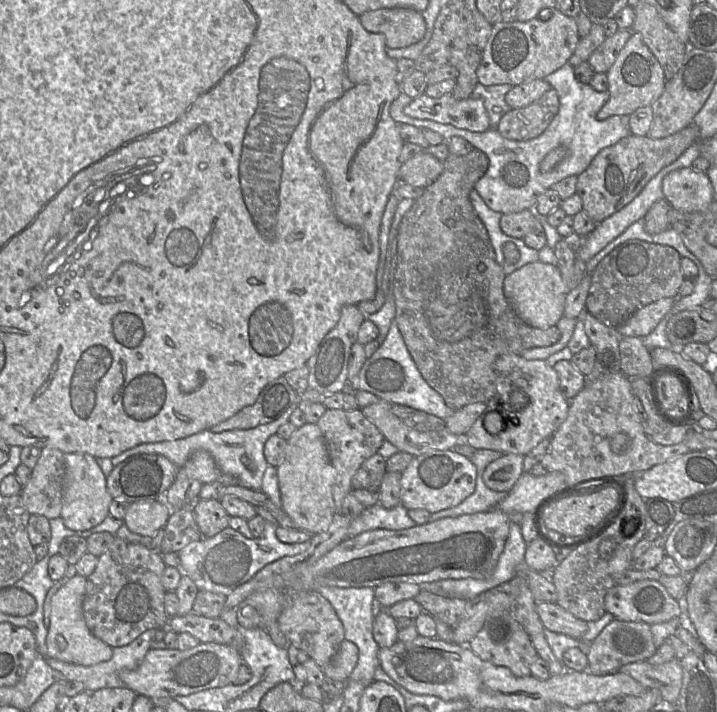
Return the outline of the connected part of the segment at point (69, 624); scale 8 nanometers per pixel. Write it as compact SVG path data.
M75 575L67 578L50 600L48 633L45 640L46 658L92 666L108 661L112 657L112 647L95 637L86 625L83 615L83 600L86 592L87 577Z

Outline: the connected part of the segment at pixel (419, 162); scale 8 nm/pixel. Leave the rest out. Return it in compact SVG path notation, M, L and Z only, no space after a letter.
M424 152L402 163L399 179L415 187L425 189L441 175L443 169L444 160Z

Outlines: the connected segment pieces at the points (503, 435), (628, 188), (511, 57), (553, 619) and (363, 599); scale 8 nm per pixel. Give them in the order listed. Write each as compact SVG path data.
M506 354L496 360L495 370L498 373L496 394L499 394L499 399L504 397L502 412L493 421L492 415L485 422L484 415L478 418L466 433L468 445L474 449L490 449L502 454L513 453L525 456L542 441L549 440L566 420L569 413L569 400L561 391L558 373L545 360L528 360L522 355Z
M690 125L673 135L661 139L631 134L616 144L602 149L594 157L587 169L577 176L576 194L582 199L582 211L597 224L602 222L629 204L663 168L675 162L689 147L699 142L701 142L699 128Z
M555 8L548 20L536 17L525 22L496 23L482 49L476 71L478 83L518 86L534 79L544 79L568 63L579 40L575 21Z
M538 603L536 610L545 629L552 632L581 639L588 630L588 622L575 617L556 603Z
M323 586L318 591L326 598L344 627L344 639L353 642L359 650L358 662L350 675L350 680L367 685L374 681L375 671L379 668L379 650L377 642L373 638L373 623L377 612L382 608L375 599L375 591L372 587L341 588L336 586Z

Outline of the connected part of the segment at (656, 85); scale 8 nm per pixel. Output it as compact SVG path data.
M633 30L631 32L631 37L616 61L606 72L609 99L597 113L597 119L600 121L611 116L629 116L639 108L651 106L665 89L667 81L660 63L644 44L640 34Z

